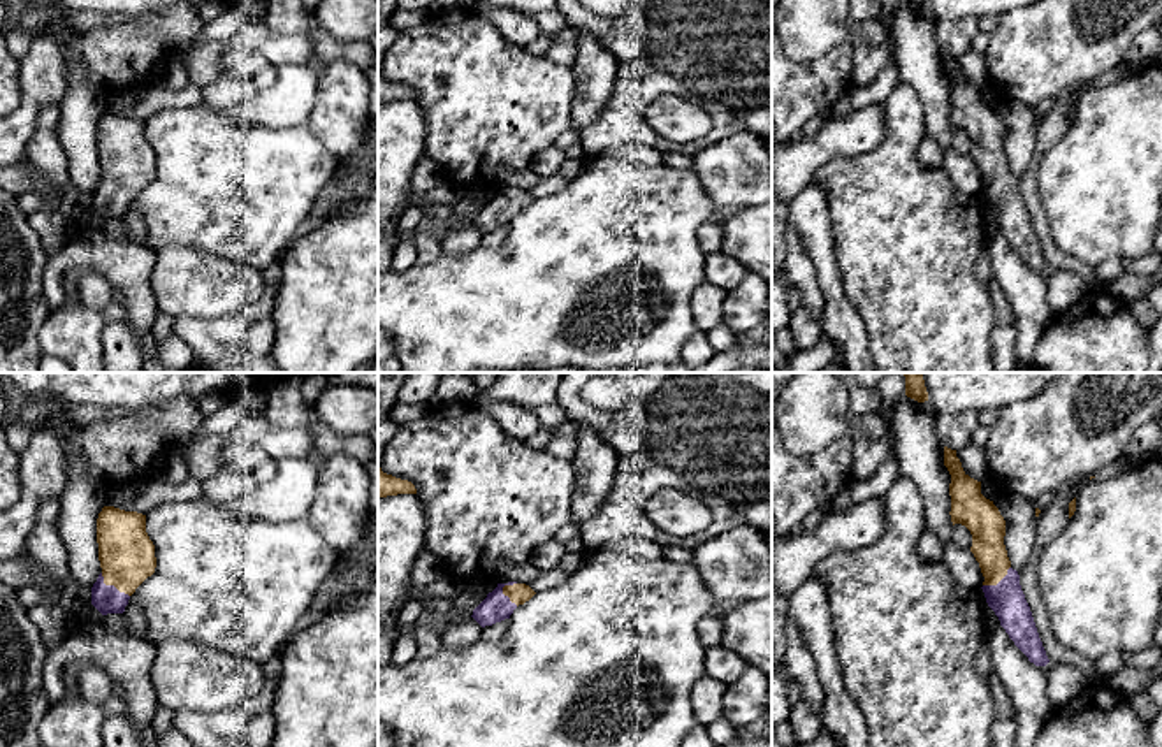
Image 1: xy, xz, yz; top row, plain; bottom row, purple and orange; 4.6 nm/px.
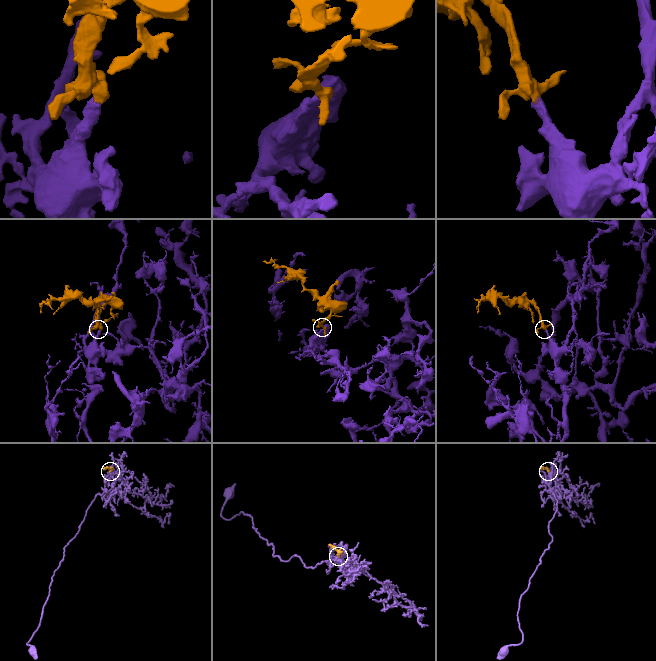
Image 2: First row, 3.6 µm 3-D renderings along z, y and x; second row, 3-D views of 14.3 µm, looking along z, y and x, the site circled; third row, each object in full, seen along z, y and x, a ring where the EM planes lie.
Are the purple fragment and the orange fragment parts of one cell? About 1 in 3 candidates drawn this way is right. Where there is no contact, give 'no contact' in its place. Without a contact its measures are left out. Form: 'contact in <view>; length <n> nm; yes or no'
contact in xy; length 170 nm; yes

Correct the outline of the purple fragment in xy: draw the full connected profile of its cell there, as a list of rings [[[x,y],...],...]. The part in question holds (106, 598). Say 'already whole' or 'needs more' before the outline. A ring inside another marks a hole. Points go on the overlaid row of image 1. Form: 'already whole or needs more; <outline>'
needs more; [[[104,506],[97,519],[102,573],[91,587],[91,605],[102,613],[123,613],[135,589],[155,573],[155,545],[146,533],[146,515]]]

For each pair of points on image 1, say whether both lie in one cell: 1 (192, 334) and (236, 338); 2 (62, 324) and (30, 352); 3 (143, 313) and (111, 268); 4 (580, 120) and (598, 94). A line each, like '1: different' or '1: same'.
1: same
2: different
3: same
4: same

